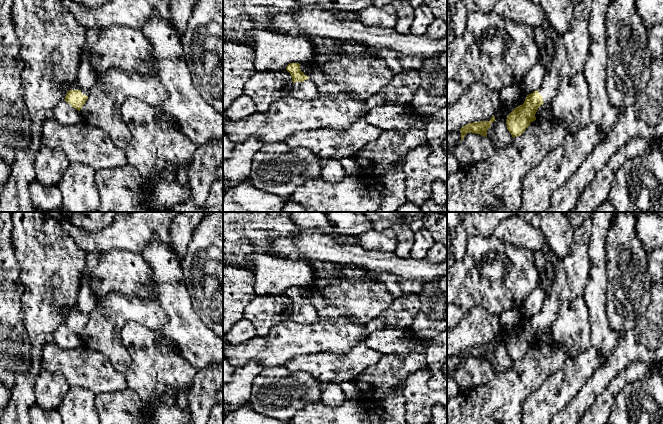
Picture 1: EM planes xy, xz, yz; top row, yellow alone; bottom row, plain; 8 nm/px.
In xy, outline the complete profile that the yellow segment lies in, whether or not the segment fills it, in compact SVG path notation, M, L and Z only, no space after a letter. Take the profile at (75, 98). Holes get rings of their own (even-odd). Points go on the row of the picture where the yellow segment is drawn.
M74 82L65 96L65 101L69 103L73 108L78 111L81 110L83 105L88 99L89 91L80 88L76 82Z

